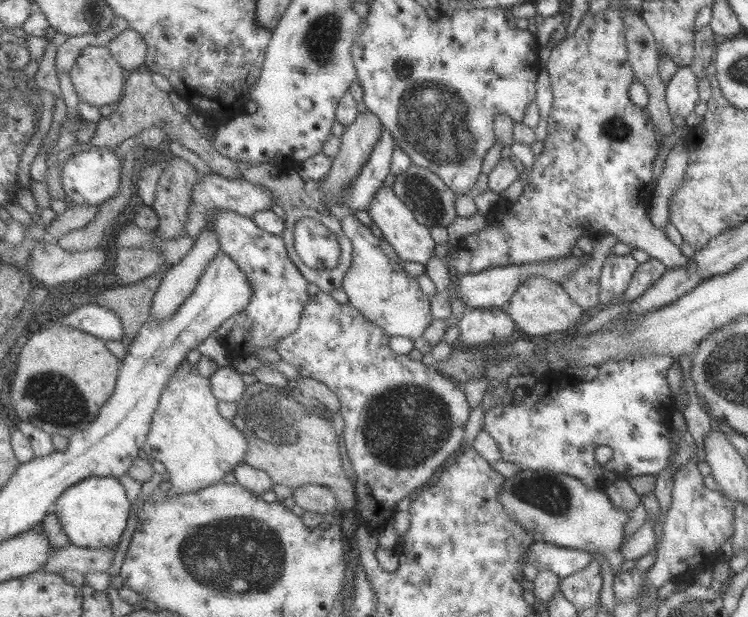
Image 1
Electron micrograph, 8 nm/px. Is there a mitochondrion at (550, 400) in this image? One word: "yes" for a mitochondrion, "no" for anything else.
no

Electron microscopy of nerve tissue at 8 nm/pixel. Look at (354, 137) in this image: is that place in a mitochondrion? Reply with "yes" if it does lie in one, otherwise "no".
no

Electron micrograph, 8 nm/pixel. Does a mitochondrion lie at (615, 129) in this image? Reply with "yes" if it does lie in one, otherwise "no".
yes

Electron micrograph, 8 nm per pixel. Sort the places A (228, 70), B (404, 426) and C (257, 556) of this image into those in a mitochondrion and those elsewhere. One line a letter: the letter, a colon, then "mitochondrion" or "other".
A: other
B: mitochondrion
C: mitochondrion

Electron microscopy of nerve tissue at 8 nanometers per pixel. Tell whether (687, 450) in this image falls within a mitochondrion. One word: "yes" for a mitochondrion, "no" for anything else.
no

